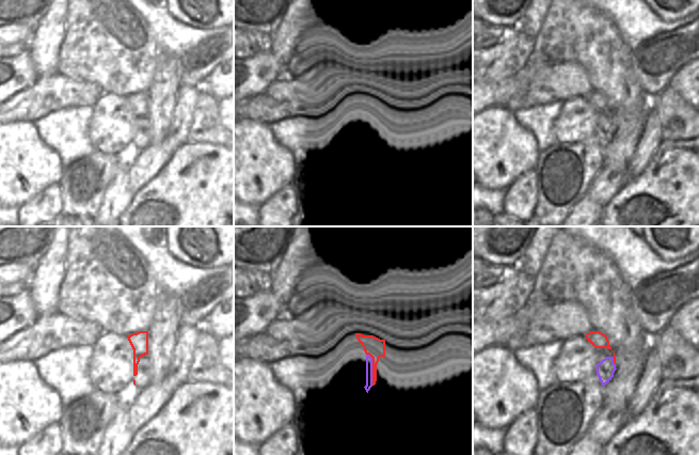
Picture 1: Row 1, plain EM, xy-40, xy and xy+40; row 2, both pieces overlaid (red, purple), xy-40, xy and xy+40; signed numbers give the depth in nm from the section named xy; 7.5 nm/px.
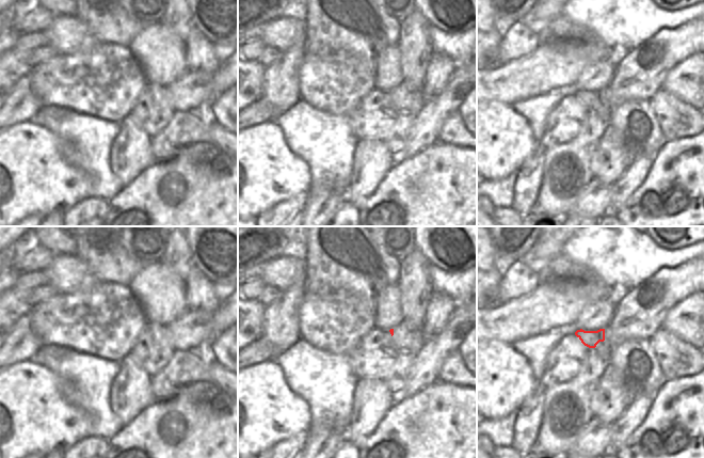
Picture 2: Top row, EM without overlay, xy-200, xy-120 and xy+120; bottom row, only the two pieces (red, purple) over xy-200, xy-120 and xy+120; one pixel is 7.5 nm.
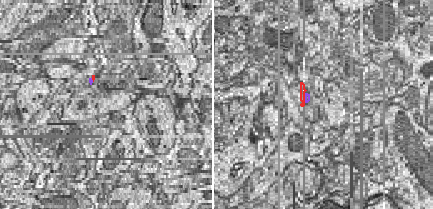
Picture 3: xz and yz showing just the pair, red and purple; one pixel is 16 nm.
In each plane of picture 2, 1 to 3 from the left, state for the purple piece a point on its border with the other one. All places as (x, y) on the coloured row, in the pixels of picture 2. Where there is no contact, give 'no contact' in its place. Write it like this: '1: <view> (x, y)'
1: no contact
2: no contact
3: no contact

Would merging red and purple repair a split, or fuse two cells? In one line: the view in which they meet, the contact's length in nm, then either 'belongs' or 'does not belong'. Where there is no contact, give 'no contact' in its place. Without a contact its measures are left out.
xy | 240 nm | does not belong

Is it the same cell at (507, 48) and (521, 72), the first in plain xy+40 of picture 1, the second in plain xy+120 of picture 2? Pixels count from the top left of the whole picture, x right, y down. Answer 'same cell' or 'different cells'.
different cells

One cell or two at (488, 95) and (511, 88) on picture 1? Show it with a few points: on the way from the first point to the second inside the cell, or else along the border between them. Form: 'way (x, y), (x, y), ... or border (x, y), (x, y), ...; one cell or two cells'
way (493, 93), (498, 93), (506, 89); one cell

